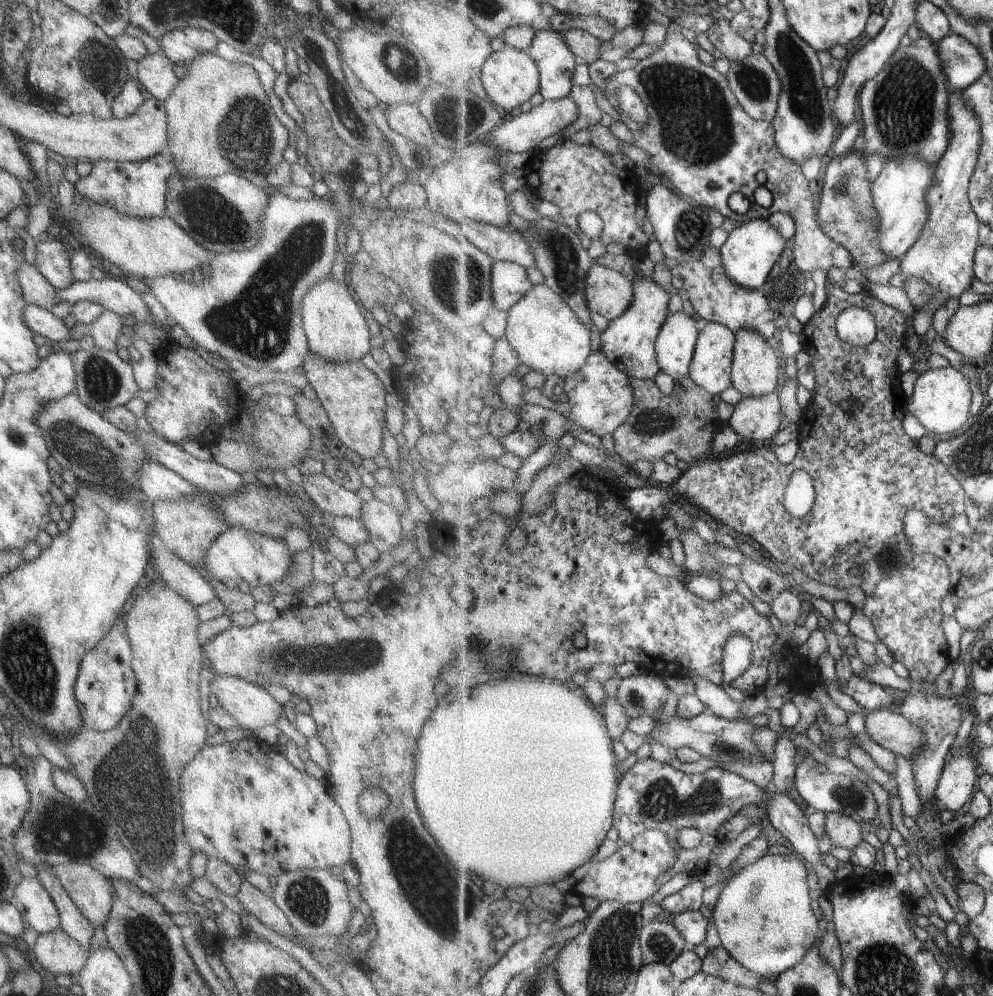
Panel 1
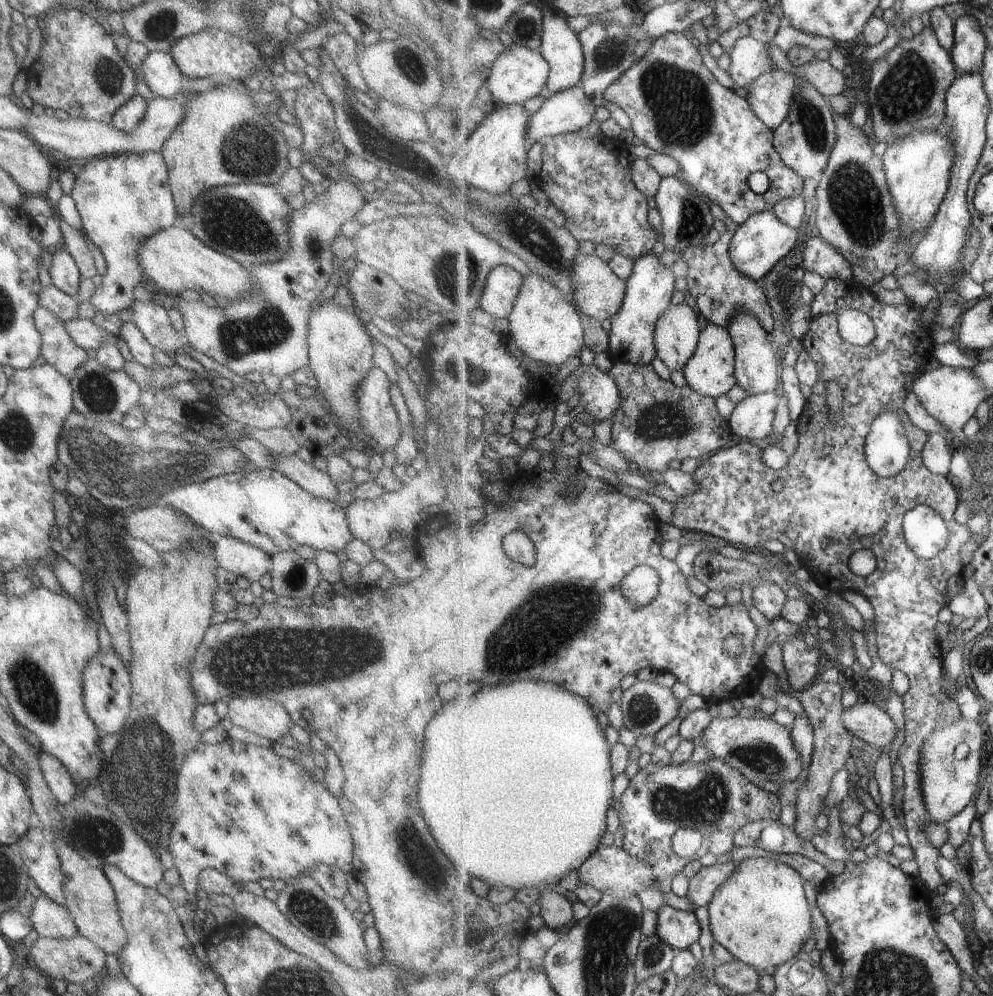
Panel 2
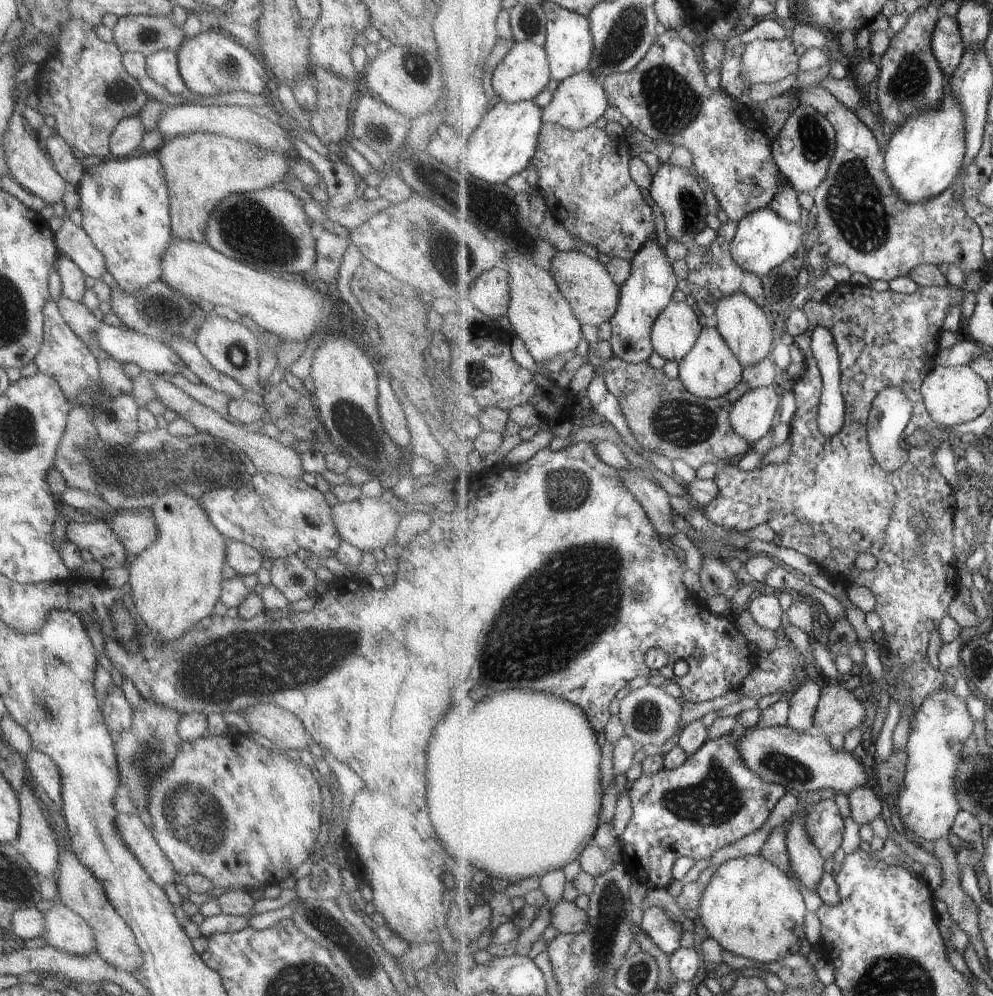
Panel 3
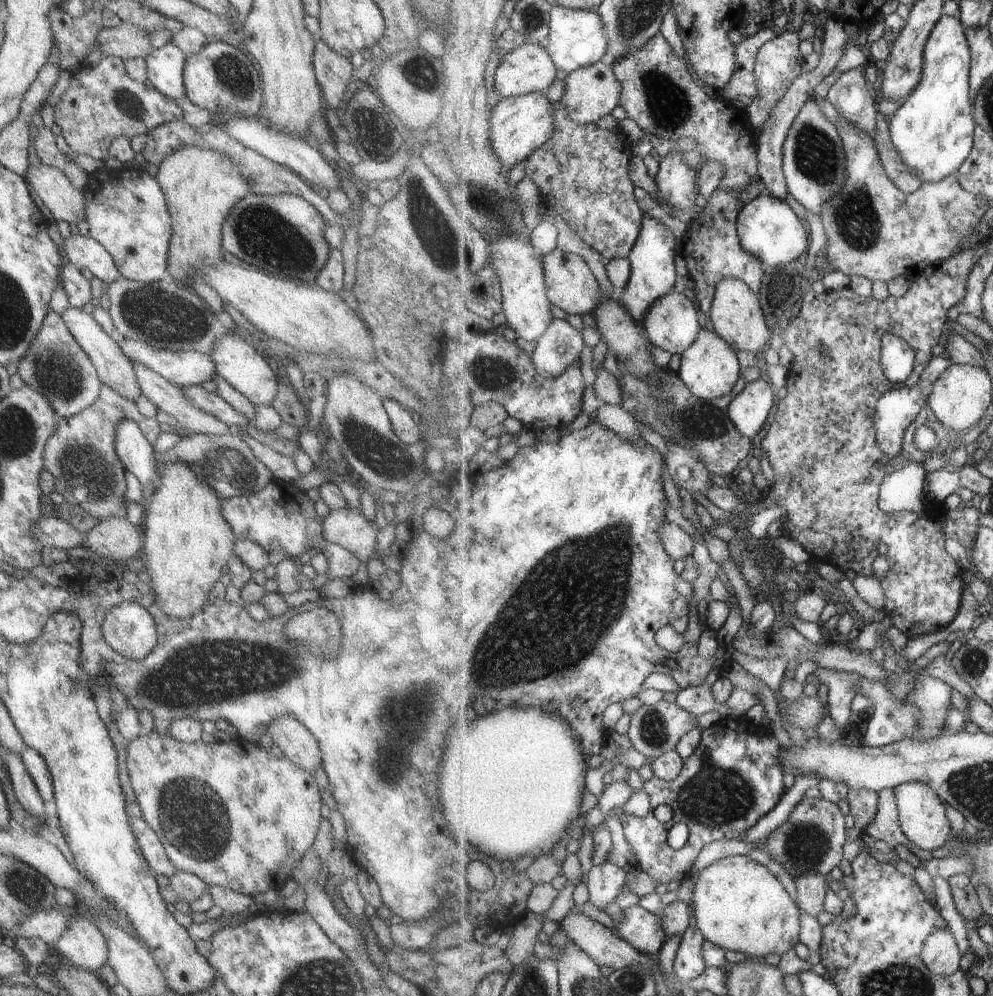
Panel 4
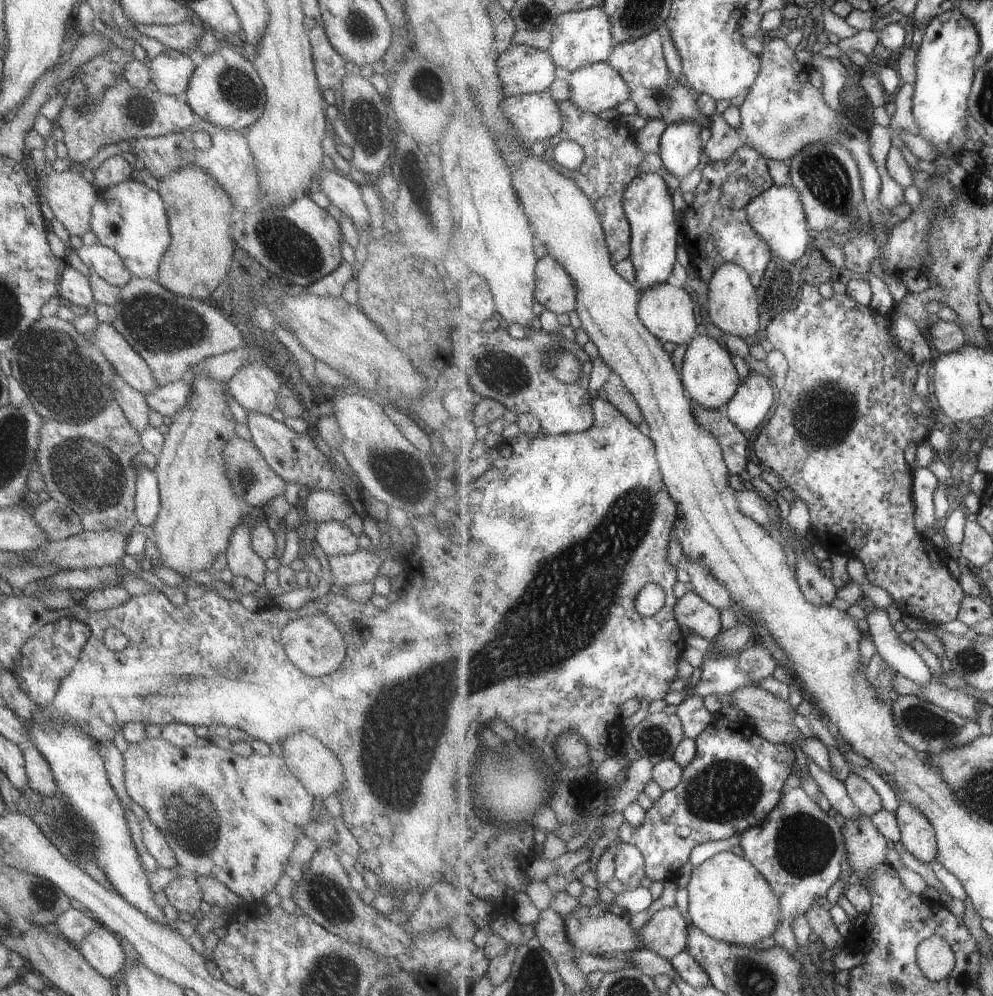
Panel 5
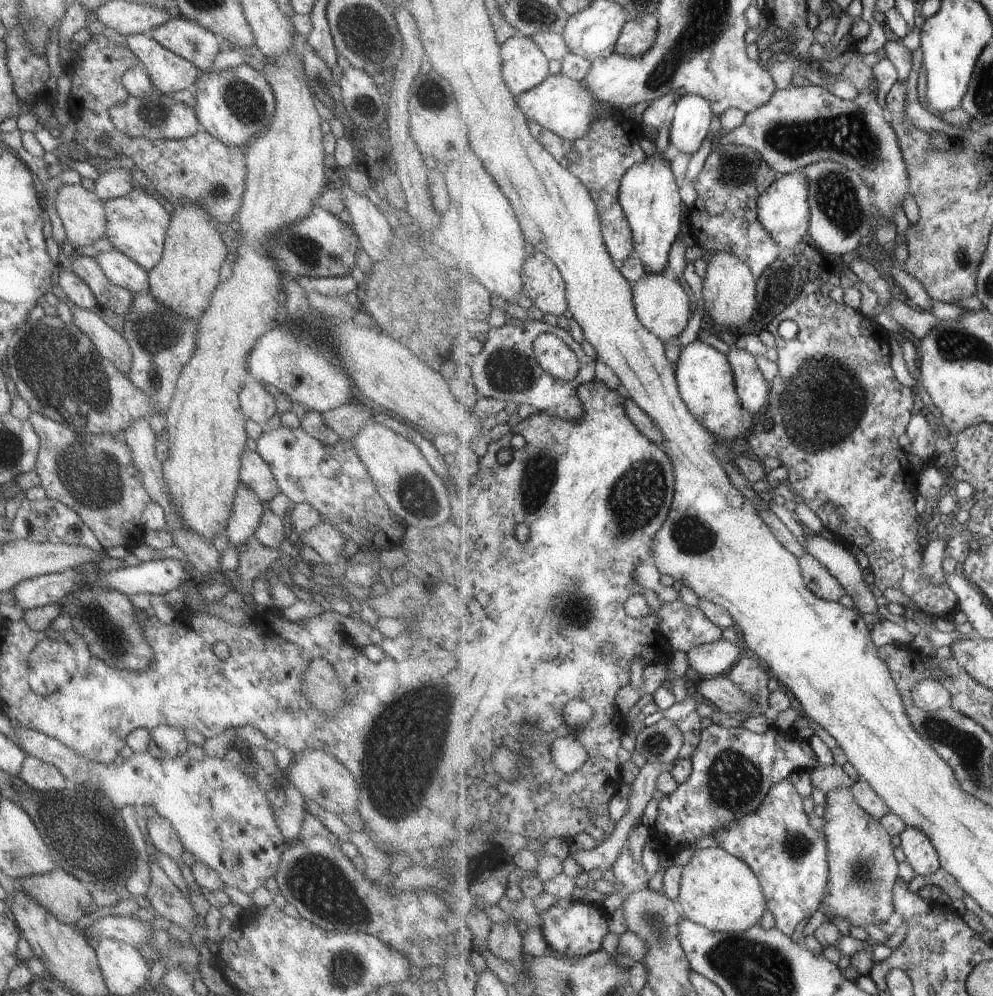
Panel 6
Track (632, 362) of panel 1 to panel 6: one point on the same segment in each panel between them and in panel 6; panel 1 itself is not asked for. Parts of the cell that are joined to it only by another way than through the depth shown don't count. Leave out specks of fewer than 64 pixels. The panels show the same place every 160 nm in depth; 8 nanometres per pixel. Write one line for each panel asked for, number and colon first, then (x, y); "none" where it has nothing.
2: (649, 289)
3: (648, 292)
4: (654, 272)
5: (648, 201)
6: (650, 197)

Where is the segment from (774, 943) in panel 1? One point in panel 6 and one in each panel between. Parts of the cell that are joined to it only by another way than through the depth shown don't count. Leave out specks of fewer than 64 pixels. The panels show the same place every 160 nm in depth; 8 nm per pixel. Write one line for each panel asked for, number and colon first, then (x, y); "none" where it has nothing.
2: (761, 916)
3: (752, 908)
4: (738, 904)
5: (728, 898)
6: (719, 891)

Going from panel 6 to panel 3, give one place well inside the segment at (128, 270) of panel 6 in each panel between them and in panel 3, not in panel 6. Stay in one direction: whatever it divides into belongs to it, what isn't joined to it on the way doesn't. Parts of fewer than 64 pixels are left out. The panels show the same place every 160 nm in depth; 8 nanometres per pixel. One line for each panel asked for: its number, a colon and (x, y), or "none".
3: (70, 240)
4: (83, 252)
5: (100, 260)

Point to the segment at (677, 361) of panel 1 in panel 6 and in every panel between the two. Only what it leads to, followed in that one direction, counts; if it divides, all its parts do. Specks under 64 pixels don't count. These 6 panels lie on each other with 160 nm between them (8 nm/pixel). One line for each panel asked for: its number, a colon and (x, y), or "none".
2: (677, 333)
3: (677, 330)
4: (673, 322)
5: (669, 311)
6: (663, 305)

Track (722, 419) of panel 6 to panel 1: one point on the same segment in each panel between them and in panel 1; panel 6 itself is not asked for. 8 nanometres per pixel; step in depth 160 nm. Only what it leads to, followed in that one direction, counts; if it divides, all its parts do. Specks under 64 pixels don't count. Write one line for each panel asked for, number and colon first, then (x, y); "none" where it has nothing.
1: (711, 370)
2: (711, 370)
3: (711, 370)
4: (709, 367)
5: (711, 379)

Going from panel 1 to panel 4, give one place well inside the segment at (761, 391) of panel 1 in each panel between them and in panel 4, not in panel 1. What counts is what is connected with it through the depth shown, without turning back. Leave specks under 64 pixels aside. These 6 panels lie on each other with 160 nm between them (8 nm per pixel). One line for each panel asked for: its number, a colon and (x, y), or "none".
2: (757, 369)
3: (744, 325)
4: (736, 313)

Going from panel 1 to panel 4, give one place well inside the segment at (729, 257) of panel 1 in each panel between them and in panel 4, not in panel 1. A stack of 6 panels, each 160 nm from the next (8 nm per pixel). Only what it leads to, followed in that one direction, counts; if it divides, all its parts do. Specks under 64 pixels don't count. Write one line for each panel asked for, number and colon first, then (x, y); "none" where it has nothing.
2: (762, 241)
3: (764, 240)
4: (768, 227)

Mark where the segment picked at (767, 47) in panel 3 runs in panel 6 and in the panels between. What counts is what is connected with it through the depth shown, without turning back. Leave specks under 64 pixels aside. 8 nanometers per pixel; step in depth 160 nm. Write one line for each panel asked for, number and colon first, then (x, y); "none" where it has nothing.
4: (778, 64)
5: (784, 113)
6: (799, 126)

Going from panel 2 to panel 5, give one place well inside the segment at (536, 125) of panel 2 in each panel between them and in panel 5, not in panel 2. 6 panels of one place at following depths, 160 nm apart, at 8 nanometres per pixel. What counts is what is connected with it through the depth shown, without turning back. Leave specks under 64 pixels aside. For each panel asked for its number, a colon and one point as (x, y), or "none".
3: (579, 101)
4: (590, 93)
5: (599, 86)

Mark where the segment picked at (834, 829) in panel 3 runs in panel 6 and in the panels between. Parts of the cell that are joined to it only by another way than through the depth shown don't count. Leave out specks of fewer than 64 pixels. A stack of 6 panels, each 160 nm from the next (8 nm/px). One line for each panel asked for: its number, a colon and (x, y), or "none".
4: (811, 840)
5: (800, 849)
6: (792, 860)

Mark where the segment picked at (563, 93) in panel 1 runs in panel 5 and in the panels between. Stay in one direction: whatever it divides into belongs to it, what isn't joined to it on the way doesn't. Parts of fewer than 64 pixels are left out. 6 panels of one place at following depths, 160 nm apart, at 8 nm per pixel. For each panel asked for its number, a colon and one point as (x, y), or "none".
2: (560, 44)
3: (570, 45)
4: (578, 38)
5: (580, 38)

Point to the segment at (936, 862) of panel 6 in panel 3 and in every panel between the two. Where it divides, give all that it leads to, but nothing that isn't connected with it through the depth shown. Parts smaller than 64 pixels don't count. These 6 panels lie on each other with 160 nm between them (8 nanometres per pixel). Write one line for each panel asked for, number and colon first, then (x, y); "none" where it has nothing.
3: (928, 803)
4: (924, 821)
5: (918, 836)

